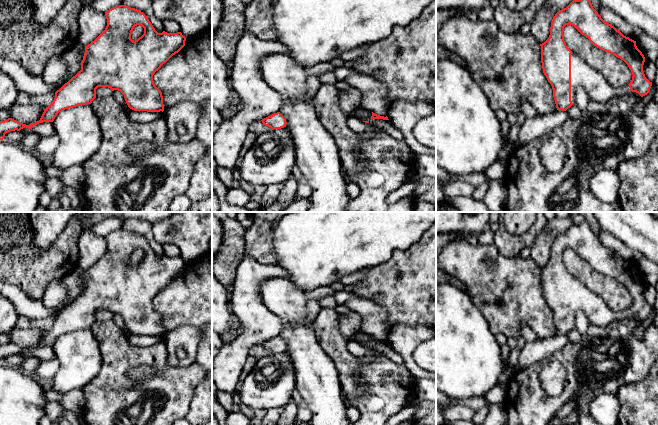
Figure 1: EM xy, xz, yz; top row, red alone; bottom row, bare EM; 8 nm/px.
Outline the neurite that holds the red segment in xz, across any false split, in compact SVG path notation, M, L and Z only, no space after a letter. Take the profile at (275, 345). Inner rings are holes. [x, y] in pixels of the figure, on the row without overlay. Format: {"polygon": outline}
{"polygon": "M280 336L274 337L261 345L263 349L270 351L271 354L284 352L287 348L286 342Z"}

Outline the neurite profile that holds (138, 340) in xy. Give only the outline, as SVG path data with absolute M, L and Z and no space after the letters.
M130 335L128 337L128 342L131 345L146 347L158 342L164 341L163 337L159 338L158 336L147 336L147 335Z

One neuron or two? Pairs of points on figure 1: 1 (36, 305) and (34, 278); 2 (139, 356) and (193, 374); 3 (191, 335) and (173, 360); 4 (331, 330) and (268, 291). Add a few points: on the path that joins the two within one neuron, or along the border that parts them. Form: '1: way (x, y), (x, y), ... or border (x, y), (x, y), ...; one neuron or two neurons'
1: border (15, 285), (29, 297), (40, 299); two neurons
2: way (152, 355), (172, 374), (180, 374); one neuron
3: way (184, 338), (173, 349), (173, 353); one neuron
4: border (313, 321), (315, 335), (319, 344); two neurons

